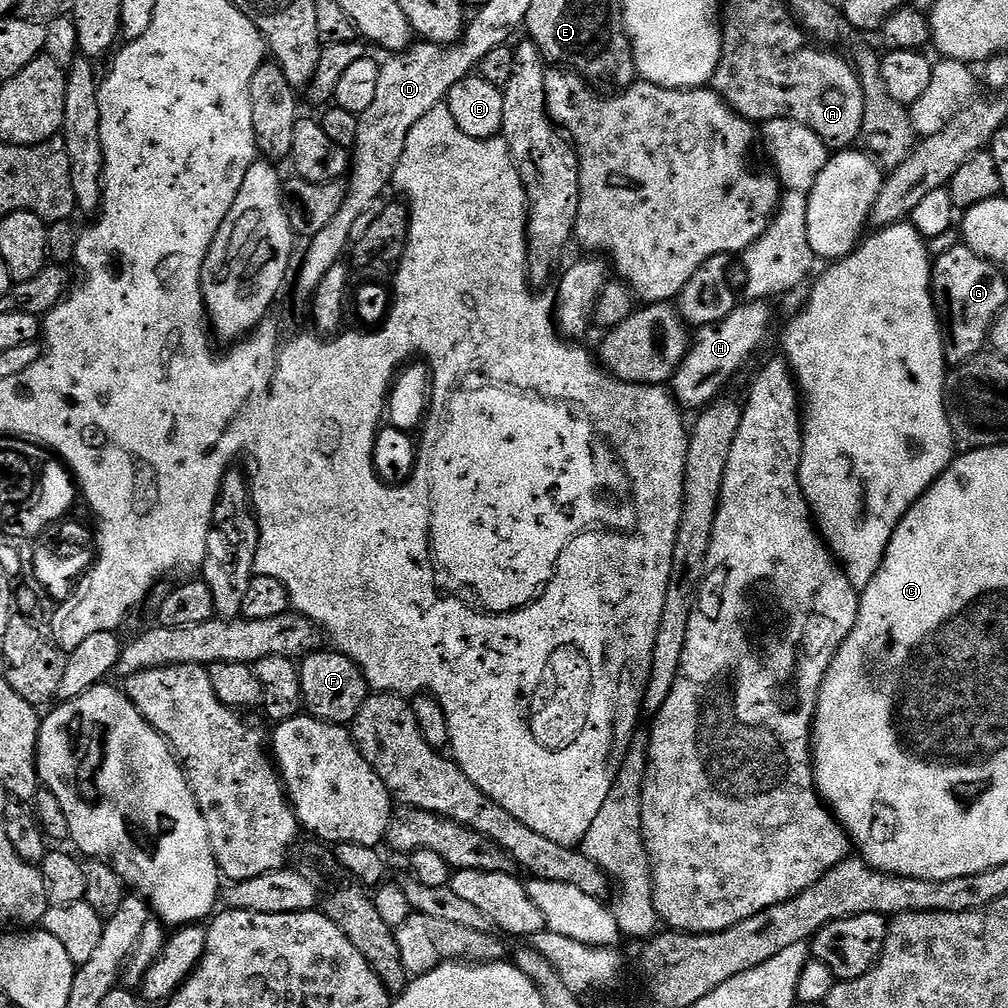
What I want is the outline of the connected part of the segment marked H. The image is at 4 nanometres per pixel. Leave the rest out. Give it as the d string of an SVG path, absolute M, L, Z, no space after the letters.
M744 302L726 318L695 329L688 353L670 381L670 392L681 409L703 410L721 395L724 383L763 342L772 320L768 306L764 302Z

